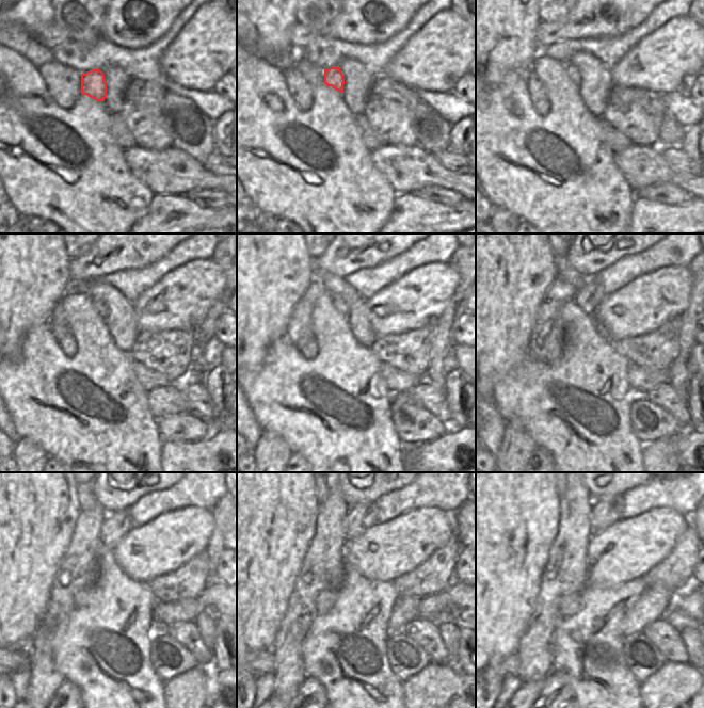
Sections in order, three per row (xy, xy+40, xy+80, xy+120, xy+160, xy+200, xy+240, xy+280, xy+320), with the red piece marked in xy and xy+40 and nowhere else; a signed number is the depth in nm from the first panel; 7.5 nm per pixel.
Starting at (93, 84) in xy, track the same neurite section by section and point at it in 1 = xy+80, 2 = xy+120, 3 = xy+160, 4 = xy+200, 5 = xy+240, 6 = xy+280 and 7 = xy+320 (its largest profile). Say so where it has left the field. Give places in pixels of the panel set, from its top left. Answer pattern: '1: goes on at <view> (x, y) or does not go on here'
1: goes on at xy+80 (572, 70)
2: goes on at xy+120 (101, 308)
3: goes on at xy+160 (338, 302)
4: goes on at xy+200 (588, 296)
5: goes on at xy+240 (116, 525)
6: goes on at xy+280 (361, 517)
7: goes on at xy+320 (606, 511)

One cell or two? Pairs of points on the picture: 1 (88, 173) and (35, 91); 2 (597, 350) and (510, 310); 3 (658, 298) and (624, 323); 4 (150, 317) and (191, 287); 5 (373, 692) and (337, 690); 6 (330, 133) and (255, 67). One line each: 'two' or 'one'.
1: one
2: two
3: one
4: one
5: one
6: one

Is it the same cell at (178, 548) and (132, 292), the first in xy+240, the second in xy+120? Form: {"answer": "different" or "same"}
{"answer": "different"}

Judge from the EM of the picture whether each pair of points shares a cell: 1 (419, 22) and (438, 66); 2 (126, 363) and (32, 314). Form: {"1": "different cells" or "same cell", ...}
{"1": "different cells", "2": "different cells"}

